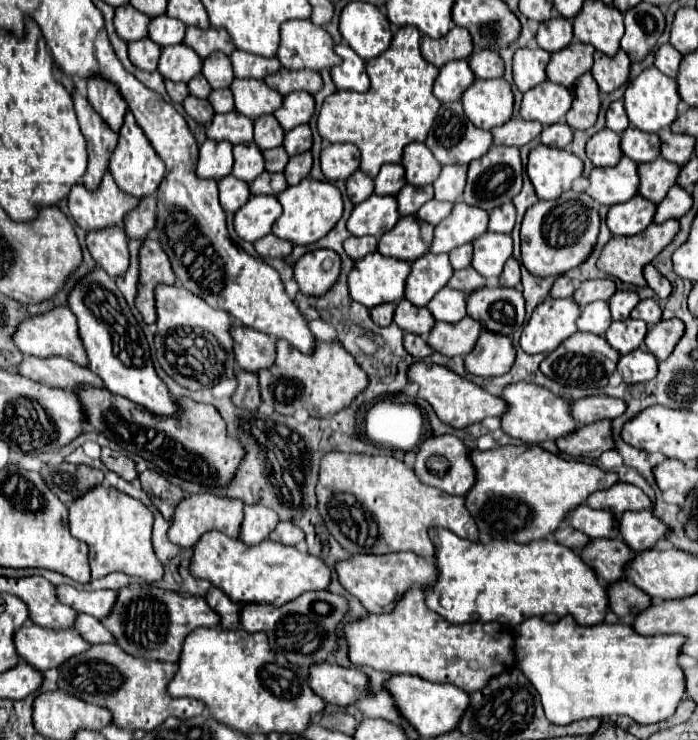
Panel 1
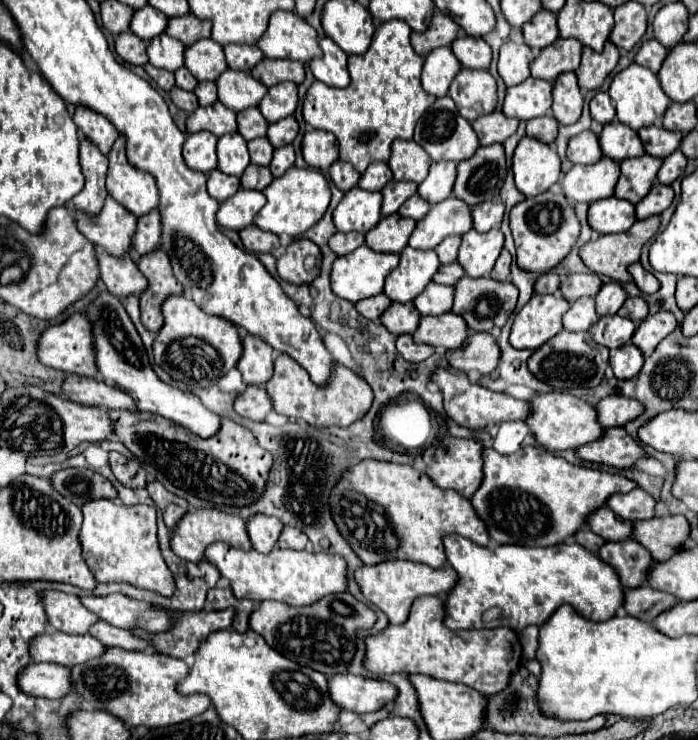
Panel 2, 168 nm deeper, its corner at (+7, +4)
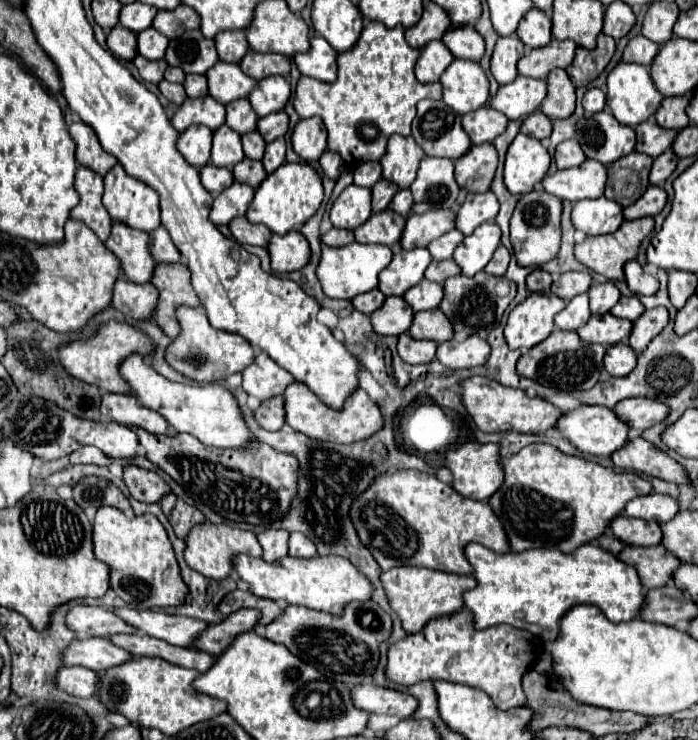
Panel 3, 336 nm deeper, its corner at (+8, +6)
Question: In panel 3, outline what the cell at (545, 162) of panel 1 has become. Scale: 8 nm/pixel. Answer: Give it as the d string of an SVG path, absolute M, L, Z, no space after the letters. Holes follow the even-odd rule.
M519 133L509 145L505 157L505 185L515 195L525 195L533 191L537 183L547 177L551 165L549 151L539 139Z

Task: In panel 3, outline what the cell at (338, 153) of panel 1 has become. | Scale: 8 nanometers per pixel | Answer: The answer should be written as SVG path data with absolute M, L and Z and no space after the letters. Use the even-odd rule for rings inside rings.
M319 117L301 119L293 129L291 143L303 161L317 161L327 149L327 133L323 121Z

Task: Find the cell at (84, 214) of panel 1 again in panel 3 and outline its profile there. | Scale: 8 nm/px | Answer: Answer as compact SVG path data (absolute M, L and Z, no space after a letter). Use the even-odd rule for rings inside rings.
M111 221L111 237L103 243L121 261L121 271L129 281L147 283L153 275L155 261L149 253L149 235L129 229L121 221Z

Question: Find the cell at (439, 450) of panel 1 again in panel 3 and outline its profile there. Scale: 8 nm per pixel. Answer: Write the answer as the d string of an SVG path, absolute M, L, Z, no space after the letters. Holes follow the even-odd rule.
M477 441L457 443L457 447L447 449L447 453L445 453L445 467L453 475L453 483L451 483L453 489L459 495L467 497L467 499L485 501L503 483L503 471L501 471L501 463L499 463L499 445L495 445L495 443L485 443L485 445L477 443Z

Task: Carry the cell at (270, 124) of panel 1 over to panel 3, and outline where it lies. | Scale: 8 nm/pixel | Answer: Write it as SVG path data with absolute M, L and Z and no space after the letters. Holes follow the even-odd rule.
M239 99L239 101L233 101L227 105L227 125L231 129L235 129L239 135L245 135L245 133L257 129L257 121L259 121L259 117L247 99Z

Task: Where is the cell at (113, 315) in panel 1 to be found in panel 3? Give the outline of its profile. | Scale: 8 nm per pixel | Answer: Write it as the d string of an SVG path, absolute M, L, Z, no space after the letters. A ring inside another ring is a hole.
M137 355L125 357L125 361L121 361L121 377L125 377L125 381L129 381L133 395L137 397L137 401L141 405L161 413L173 429L195 435L203 445L235 449L235 447L247 445L247 441L251 441L251 437L253 437L241 417L235 397L217 383L195 385L195 387L181 385L181 383L169 383L155 369L151 369L145 361L141 361L141 357L137 357Z

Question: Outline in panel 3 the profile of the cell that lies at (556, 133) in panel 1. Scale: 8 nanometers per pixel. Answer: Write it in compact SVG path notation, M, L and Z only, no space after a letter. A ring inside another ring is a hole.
M535 111L523 121L521 133L531 135L535 139L547 139L551 135L551 119L545 117L541 111Z

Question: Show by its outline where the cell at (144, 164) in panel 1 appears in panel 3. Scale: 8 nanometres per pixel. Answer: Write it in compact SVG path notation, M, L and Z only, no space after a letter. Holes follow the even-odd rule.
M117 163L105 175L103 205L107 207L111 219L121 221L133 229L149 233L161 223L157 191L135 177L131 179L121 163Z

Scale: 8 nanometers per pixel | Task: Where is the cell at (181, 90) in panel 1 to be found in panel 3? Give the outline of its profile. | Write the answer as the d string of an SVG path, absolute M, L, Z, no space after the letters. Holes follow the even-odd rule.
M137 55L133 63L135 63L135 67L137 67L137 71L139 71L139 75L141 75L143 81L155 83L155 85L163 81L163 75L165 75L165 69L167 69L167 61L165 59L149 61L149 59Z

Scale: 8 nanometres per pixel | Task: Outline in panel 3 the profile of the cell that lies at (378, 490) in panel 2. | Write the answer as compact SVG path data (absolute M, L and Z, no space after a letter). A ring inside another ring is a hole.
M399 469L395 473L385 473L377 479L373 479L369 489L365 489L365 493L361 493L353 501L349 517L353 521L353 527L357 529L361 543L371 551L371 555L375 557L375 561L379 563L379 567L383 571L389 571L389 569L401 567L401 565L419 565L419 567L429 567L429 569L447 571L447 573L471 575L473 569L463 555L465 543L475 541L497 553L509 551L505 531L487 503L465 499L465 497L457 495L451 485L441 483L435 475L429 475L423 471Z

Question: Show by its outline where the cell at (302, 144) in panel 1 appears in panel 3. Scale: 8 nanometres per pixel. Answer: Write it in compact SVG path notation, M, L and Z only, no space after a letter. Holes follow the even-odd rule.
M279 111L279 113L271 113L267 117L261 117L259 123L257 123L257 129L259 133L265 137L267 143L283 137L289 129L289 117L285 111Z

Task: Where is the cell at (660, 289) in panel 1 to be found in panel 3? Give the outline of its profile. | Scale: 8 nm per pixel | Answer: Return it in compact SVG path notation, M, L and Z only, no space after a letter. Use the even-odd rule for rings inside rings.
M637 261L625 263L625 281L635 295L653 295L659 289L657 277L645 273L645 269Z

